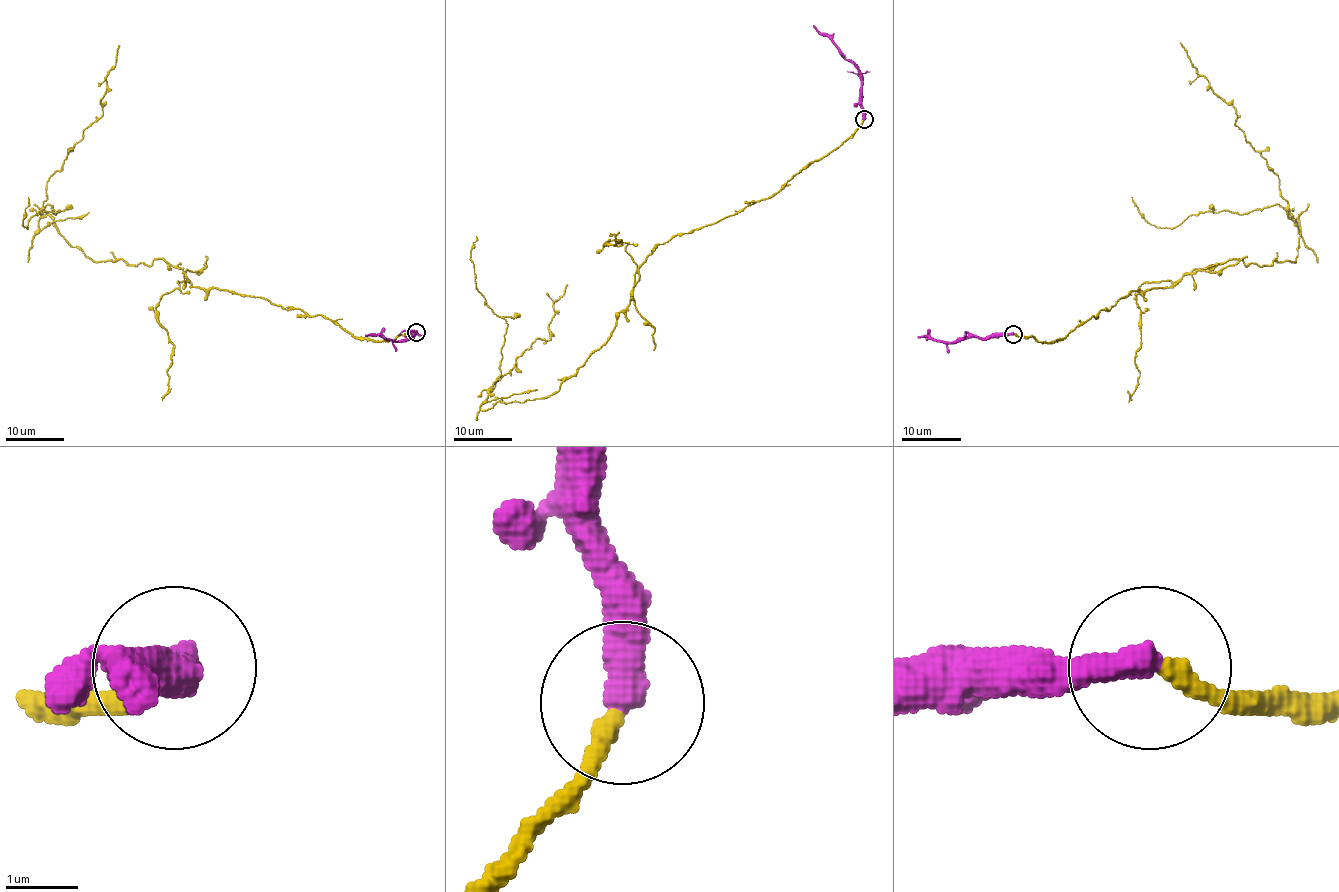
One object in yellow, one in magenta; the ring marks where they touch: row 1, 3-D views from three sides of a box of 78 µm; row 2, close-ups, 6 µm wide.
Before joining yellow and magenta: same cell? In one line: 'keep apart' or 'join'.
keep apart

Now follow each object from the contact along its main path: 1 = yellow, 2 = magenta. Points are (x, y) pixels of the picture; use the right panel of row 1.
1: (1013, 334), (1061, 340), (1129, 293), (1173, 287), (1196, 269), (1295, 261), (1301, 231), (1278, 179), (1180, 42)
2: (1013, 334), (960, 337), (955, 342), (937, 342), (918, 336)

